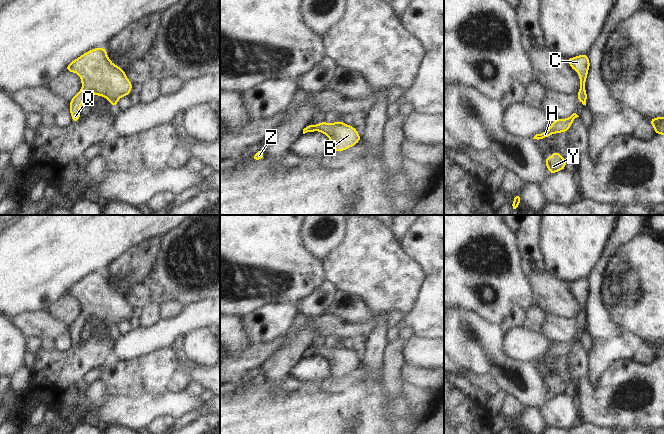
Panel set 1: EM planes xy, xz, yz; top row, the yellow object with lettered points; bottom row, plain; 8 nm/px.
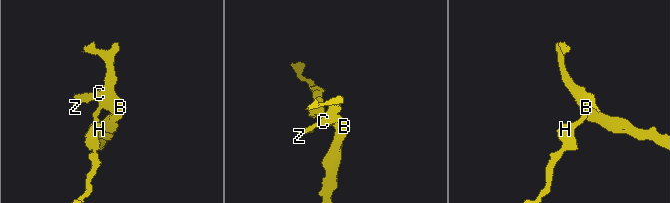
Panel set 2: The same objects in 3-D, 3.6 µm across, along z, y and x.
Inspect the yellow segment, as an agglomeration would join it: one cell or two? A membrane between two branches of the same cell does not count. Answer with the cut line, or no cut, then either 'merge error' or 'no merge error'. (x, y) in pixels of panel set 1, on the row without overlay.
no cut | no merge error

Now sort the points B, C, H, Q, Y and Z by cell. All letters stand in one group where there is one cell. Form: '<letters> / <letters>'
B C H Q Y Z

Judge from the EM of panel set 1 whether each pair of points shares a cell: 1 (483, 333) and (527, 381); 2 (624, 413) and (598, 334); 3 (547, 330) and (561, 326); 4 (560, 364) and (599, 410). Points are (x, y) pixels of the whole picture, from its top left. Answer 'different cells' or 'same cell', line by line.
1: same cell
2: different cells
3: same cell
4: different cells

